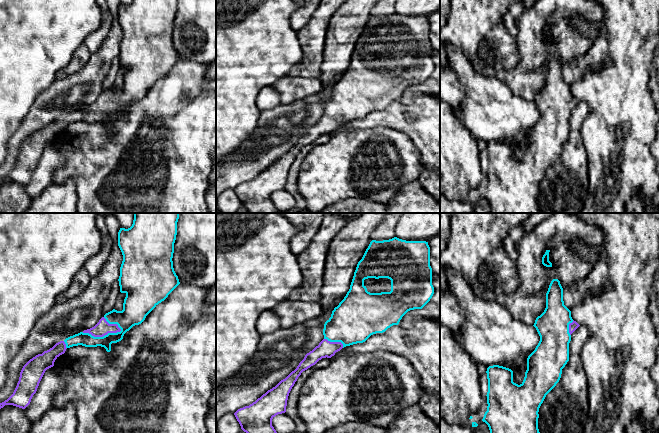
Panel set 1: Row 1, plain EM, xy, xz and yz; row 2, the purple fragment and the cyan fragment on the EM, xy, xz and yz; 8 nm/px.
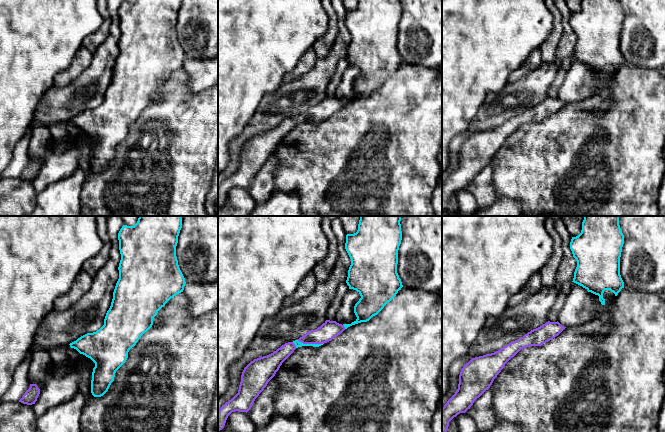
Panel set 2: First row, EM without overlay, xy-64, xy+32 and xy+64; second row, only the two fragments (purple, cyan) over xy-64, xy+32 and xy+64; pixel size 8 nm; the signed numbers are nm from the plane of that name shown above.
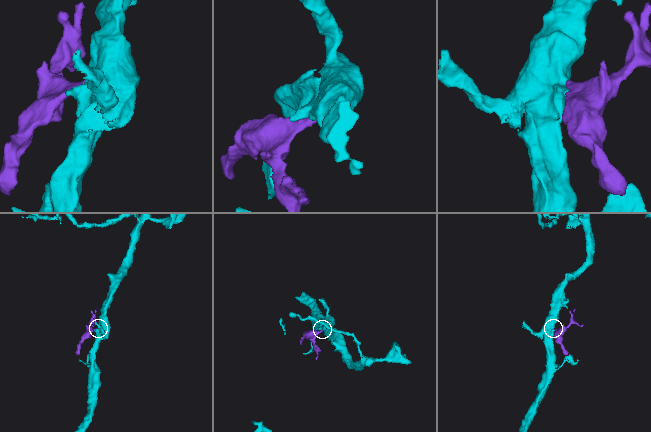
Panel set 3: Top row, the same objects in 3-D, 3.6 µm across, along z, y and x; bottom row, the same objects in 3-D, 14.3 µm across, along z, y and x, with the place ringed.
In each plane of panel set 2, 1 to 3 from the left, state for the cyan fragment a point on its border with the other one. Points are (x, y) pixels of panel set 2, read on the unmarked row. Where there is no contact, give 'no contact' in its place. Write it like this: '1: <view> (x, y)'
1: no contact
2: xy+32 (310, 119)
3: no contact

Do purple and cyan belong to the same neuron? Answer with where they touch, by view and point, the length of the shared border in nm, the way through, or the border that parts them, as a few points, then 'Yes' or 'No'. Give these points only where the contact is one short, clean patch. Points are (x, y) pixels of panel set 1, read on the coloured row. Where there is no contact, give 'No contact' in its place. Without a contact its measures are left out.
Touches purple at xy (101, 336). Shared border 320 nm. Yes

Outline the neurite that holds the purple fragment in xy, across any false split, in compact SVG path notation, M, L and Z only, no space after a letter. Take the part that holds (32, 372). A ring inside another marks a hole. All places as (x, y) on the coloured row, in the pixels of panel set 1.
M134 213L130 228L120 228L118 246L123 255L120 267L120 292L125 293L123 310L106 313L92 328L66 338L56 343L52 348L30 359L20 372L19 381L13 394L0 403L0 409L5 405L13 405L25 409L36 393L45 371L54 366L55 360L65 353L67 348L82 345L85 347L101 346L107 352L111 344L123 339L124 334L133 326L141 324L146 316L180 284L173 268L174 243L177 235L177 222L180 213Z

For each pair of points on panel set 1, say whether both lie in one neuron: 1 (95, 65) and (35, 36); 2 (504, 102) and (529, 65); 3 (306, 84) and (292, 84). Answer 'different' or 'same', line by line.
1: different
2: different
3: same

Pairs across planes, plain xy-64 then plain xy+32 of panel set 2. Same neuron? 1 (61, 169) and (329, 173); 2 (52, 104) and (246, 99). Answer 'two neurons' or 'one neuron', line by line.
1: two neurons
2: two neurons

